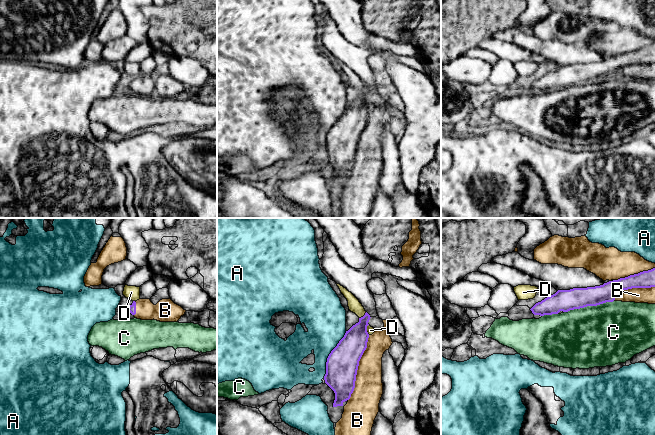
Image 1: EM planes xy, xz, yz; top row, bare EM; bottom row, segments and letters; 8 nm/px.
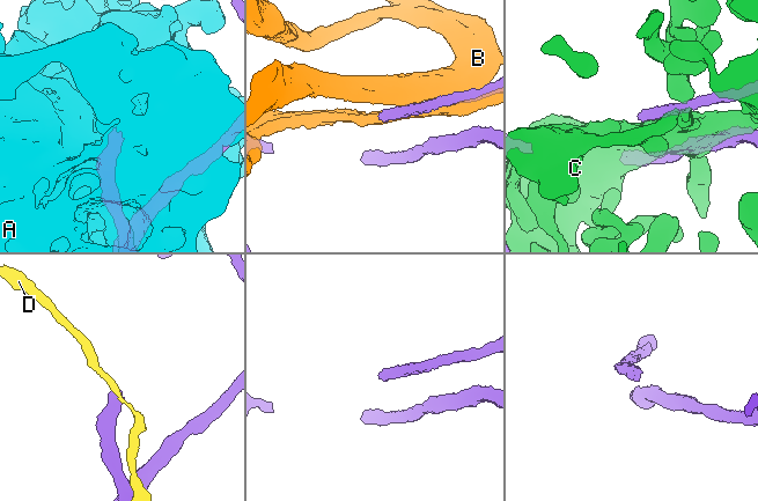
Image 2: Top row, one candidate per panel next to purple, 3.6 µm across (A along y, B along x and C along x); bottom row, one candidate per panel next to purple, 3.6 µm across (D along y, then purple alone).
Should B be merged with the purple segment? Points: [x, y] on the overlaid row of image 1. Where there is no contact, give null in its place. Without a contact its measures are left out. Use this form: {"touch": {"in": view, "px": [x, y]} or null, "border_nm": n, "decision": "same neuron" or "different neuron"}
{"touch": {"in": "xz", "px": [357, 368]}, "border_nm": 550, "decision": "same neuron"}

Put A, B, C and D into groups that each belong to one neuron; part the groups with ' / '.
A / B / C / D

